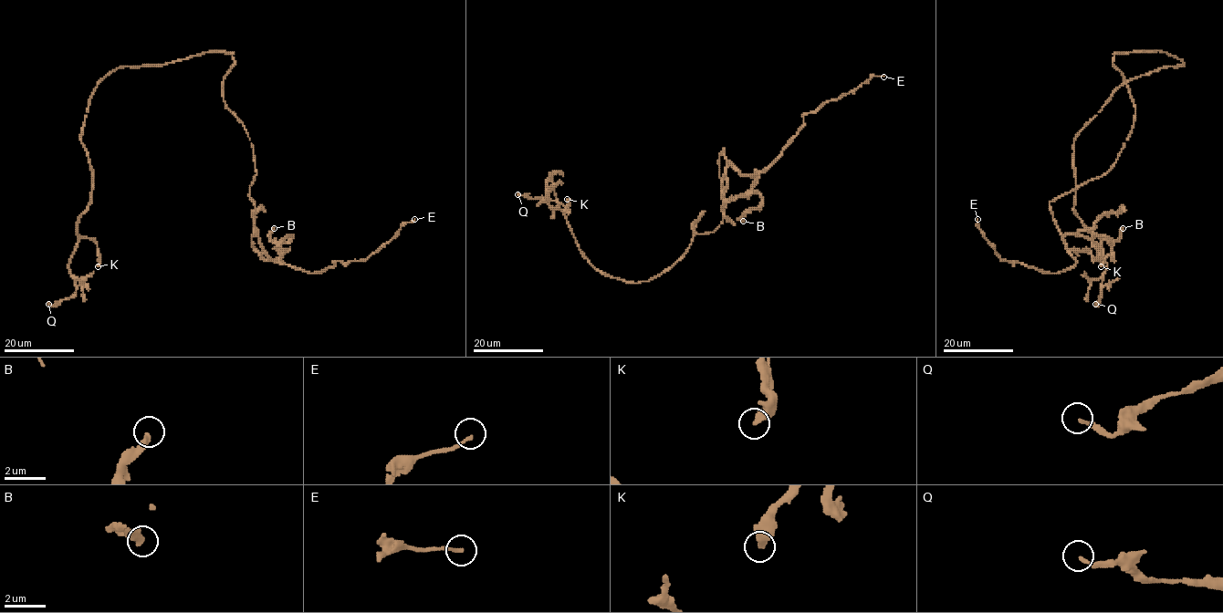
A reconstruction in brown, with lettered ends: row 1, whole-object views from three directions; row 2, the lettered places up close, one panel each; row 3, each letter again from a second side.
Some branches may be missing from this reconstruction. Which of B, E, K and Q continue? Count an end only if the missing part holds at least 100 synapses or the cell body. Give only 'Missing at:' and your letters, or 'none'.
Missing at: none

